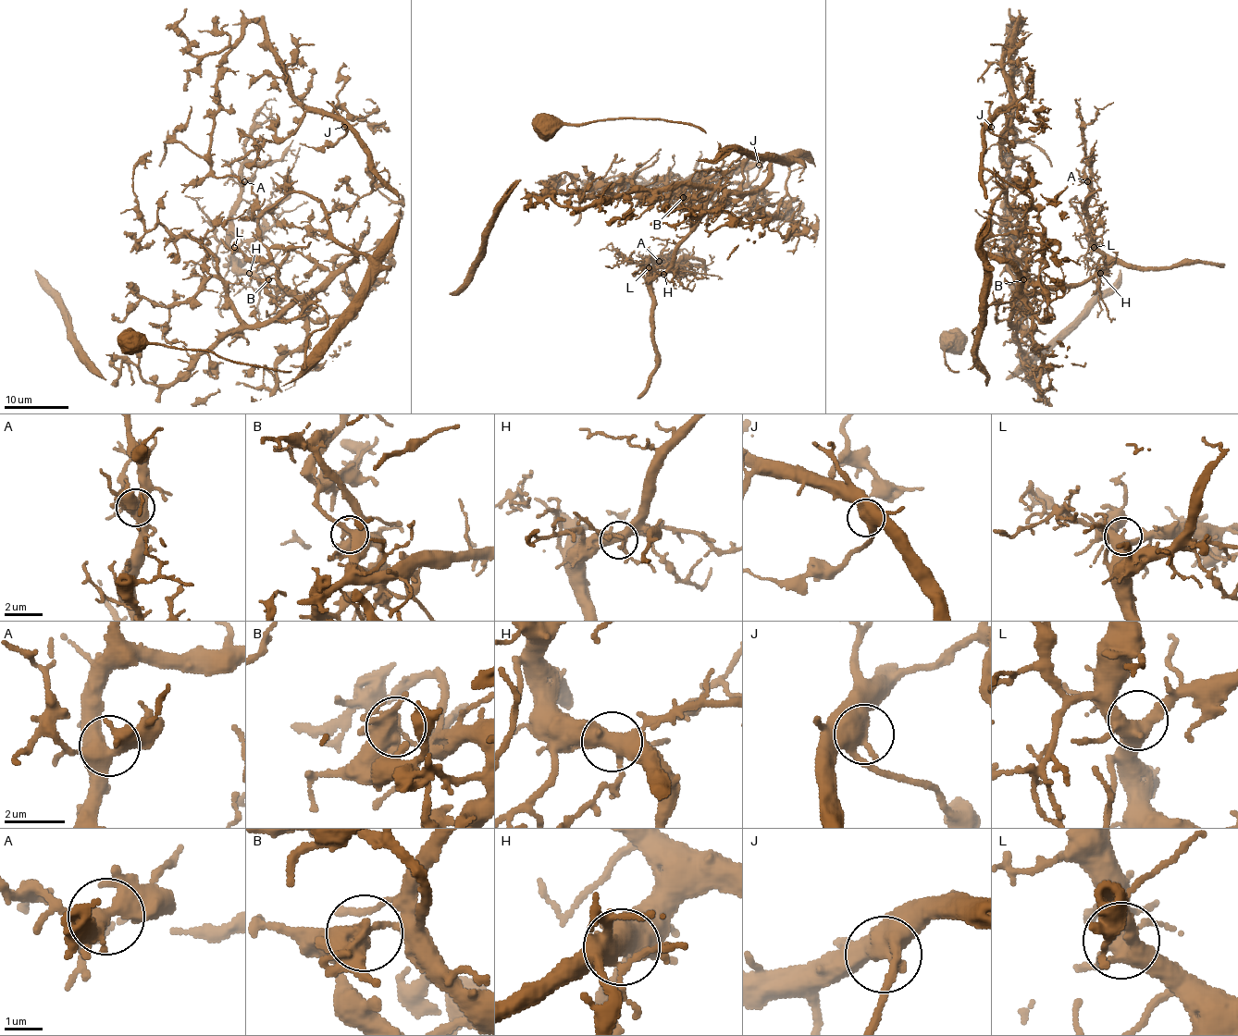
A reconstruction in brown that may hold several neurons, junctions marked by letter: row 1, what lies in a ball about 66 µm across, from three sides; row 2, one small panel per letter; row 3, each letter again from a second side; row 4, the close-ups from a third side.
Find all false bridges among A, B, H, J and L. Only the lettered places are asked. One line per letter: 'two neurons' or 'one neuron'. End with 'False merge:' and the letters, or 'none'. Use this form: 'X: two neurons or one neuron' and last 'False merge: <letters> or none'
A: one neuron
B: two neurons
H: one neuron
J: one neuron
L: one neuron
False merge: B

